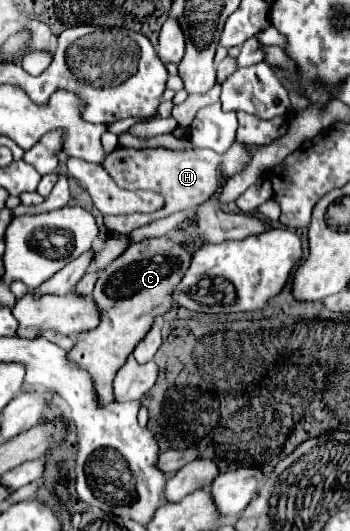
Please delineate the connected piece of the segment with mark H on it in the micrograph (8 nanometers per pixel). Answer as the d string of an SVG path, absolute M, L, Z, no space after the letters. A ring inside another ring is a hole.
M234 141L232 149L226 151L224 155L218 155L210 149L162 149L162 147L126 149L126 147L116 147L102 161L104 169L116 181L116 185L122 189L154 189L168 201L168 205L164 209L156 211L154 215L142 215L142 213L106 215L104 225L110 231L126 235L142 225L148 225L148 223L162 219L162 217L168 217L170 213L198 207L198 205L206 203L230 177L244 171L248 161L250 161L250 151L248 151L246 143L240 143L240 141ZM218 171L222 173L224 179L218 177Z

